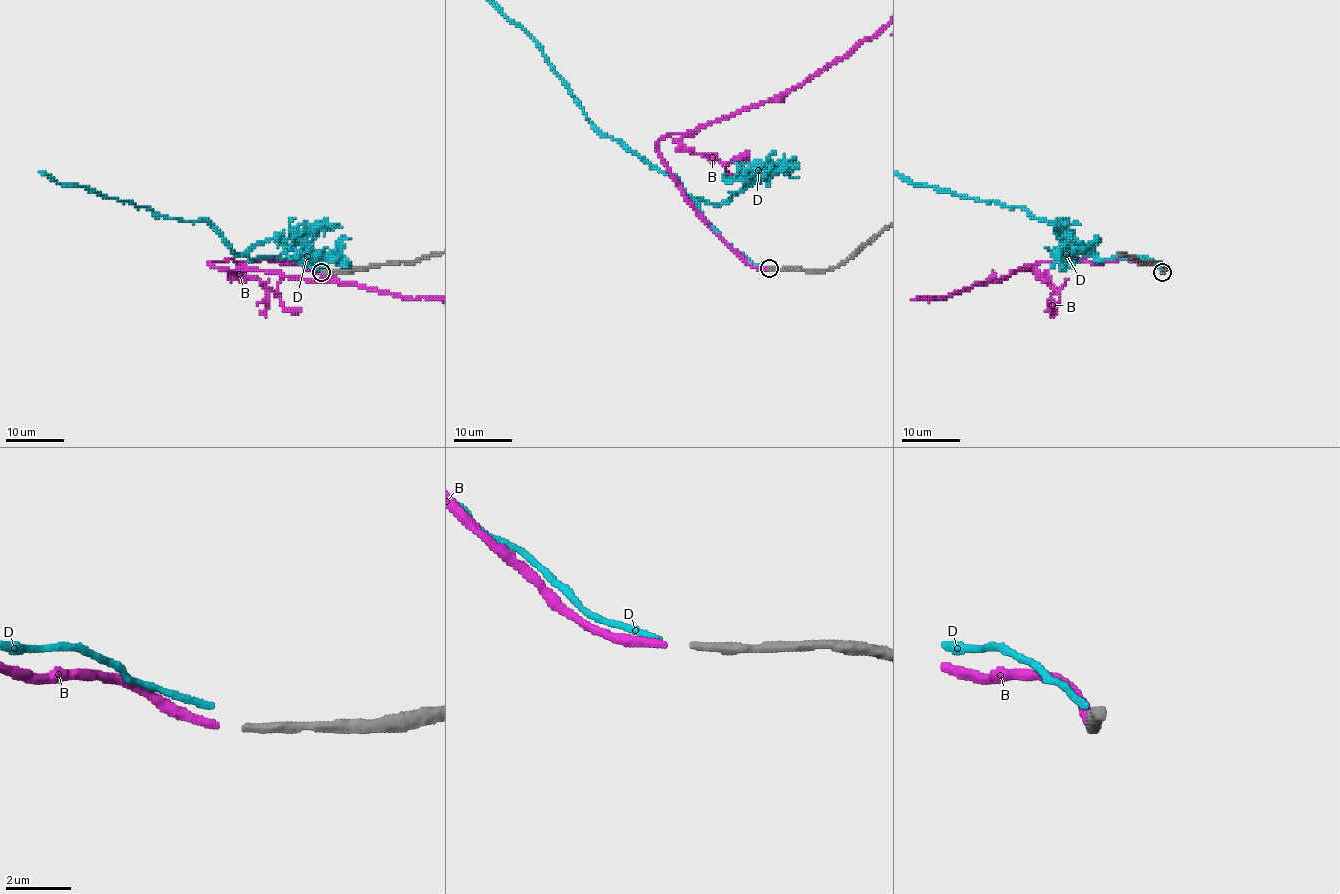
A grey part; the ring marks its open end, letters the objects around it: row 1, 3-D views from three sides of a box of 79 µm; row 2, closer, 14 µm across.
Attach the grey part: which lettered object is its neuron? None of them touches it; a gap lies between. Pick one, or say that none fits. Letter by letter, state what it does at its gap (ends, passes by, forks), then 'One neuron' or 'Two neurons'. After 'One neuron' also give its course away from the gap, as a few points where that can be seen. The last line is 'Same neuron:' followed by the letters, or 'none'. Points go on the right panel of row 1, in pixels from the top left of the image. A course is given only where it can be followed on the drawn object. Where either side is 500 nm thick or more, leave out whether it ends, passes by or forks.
B: It ends there. One neuron
D: It ends there. Two neurons
Same neuron: B

